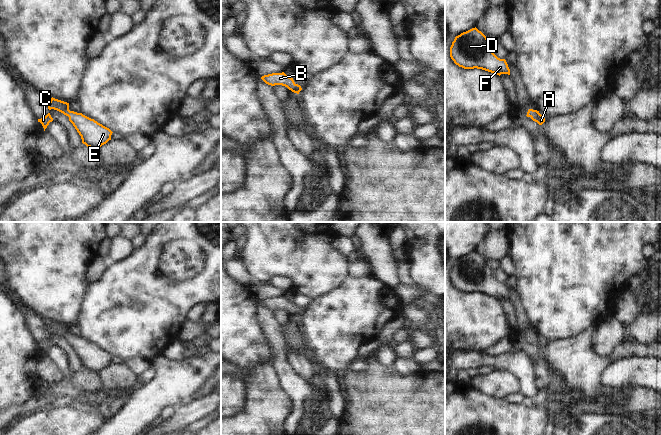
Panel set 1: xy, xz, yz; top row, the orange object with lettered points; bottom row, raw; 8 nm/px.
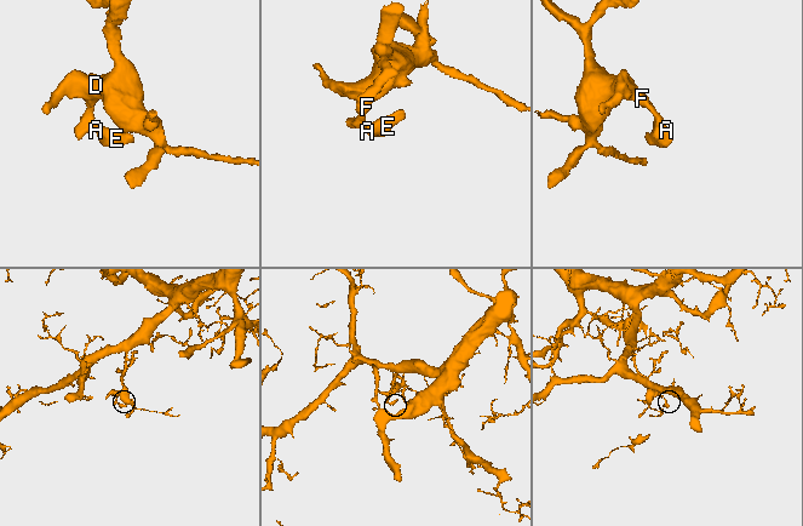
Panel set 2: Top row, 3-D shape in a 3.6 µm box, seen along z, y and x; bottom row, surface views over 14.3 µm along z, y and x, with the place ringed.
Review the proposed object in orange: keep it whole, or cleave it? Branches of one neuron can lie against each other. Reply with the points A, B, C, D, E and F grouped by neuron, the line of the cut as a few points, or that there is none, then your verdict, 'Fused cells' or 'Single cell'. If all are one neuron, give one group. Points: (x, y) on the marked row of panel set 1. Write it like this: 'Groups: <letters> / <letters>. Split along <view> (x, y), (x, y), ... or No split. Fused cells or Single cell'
Groups: A B C D E F. No split. Single cell

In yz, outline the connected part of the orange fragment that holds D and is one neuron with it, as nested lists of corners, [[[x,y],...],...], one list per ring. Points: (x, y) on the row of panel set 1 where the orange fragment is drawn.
[[[476,27],[455,37],[450,47],[450,57],[464,69],[477,68],[499,76],[510,75],[506,60],[493,53],[487,37]]]

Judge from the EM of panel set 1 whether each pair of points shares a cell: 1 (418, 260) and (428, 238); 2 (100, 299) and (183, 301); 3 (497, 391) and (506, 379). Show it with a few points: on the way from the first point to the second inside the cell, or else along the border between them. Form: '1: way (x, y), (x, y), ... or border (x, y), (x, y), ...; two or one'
1: way (423, 255), (428, 250), (428, 243); one
2: way (121, 296), (126, 293), (162, 296); one
3: way (497, 388), (503, 382); one

